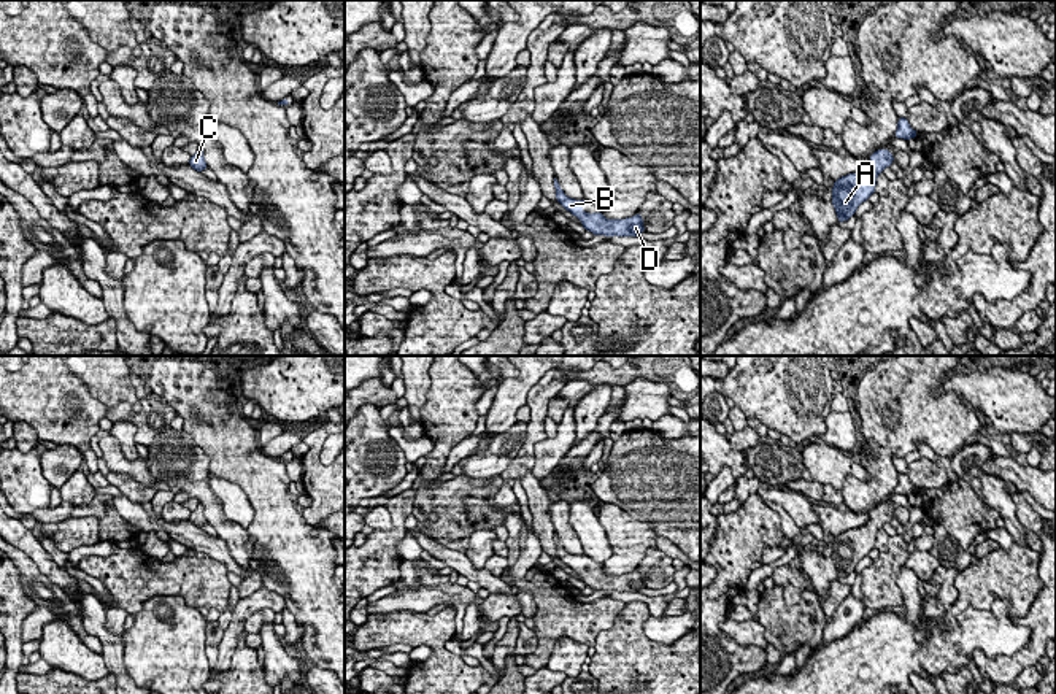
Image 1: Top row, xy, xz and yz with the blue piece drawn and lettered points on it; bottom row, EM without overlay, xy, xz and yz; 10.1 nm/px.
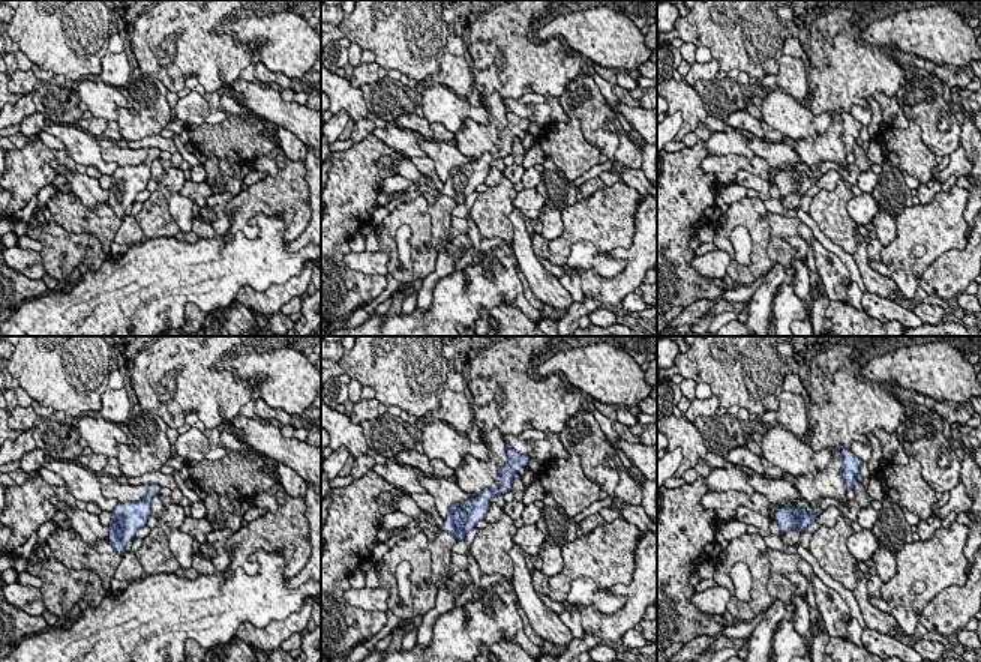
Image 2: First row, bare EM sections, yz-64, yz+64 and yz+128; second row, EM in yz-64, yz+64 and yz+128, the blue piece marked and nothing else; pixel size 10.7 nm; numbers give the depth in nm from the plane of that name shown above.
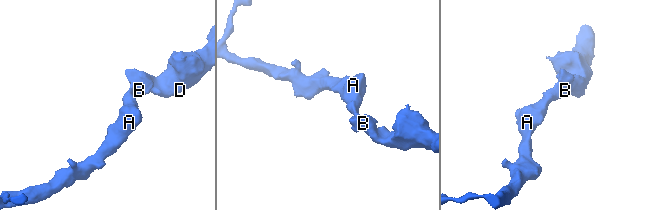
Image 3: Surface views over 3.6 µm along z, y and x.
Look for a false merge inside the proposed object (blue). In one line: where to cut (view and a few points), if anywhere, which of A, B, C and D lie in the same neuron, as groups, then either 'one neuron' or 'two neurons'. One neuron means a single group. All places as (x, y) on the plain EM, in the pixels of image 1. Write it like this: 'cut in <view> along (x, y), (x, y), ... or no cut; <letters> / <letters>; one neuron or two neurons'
no cut; A B C D; one neuron

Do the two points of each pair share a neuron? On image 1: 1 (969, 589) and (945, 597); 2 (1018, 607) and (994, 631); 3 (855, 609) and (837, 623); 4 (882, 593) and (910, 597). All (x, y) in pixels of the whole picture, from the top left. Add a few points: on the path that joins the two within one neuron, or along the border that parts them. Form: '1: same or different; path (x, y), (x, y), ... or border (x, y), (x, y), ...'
1: different; border (958, 572), (955, 578), (956, 601), (947, 610)
2: different; border (972, 607), (988, 609), (1005, 599), (1012, 618)
3: same; path (851, 613), (842, 621)
4: different; border (904, 564), (896, 580), (902, 604)

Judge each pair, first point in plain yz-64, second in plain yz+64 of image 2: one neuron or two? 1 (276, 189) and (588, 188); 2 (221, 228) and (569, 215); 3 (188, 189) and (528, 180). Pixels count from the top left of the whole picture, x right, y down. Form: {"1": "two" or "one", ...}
{"1": "two", "2": "two", "3": "two"}

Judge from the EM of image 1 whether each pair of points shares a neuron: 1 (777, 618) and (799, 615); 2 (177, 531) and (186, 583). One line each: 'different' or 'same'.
1: same
2: different

